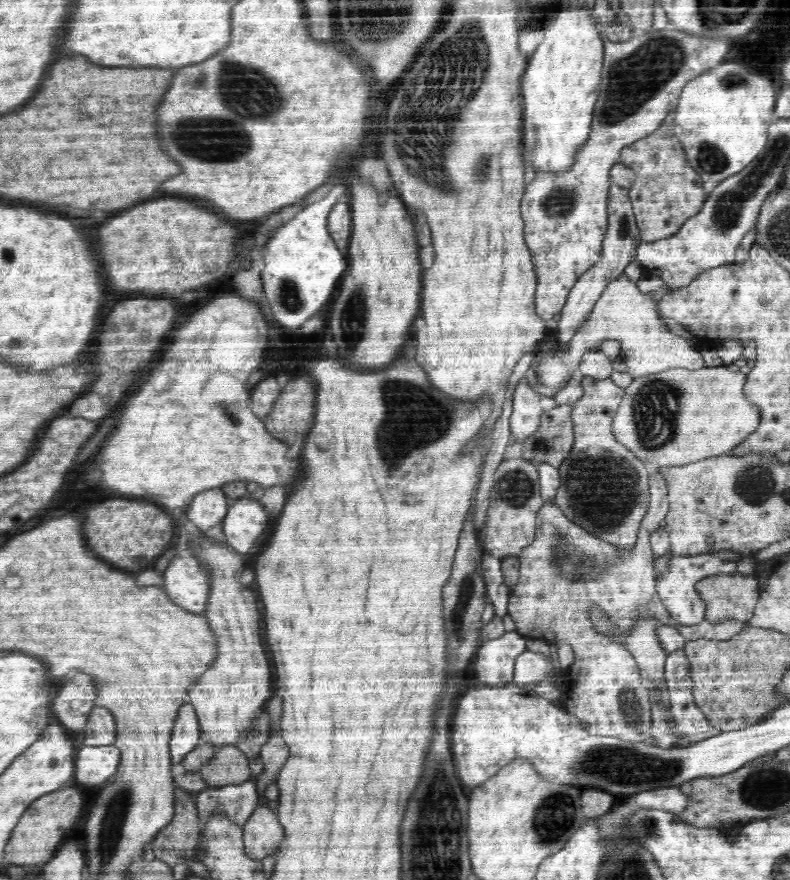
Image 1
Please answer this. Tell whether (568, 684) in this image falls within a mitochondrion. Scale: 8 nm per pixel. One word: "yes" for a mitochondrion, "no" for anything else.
no

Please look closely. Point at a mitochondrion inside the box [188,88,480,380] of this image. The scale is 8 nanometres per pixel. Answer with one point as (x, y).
(349, 321)

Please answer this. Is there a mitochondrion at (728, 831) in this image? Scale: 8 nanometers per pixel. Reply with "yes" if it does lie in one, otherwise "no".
no

